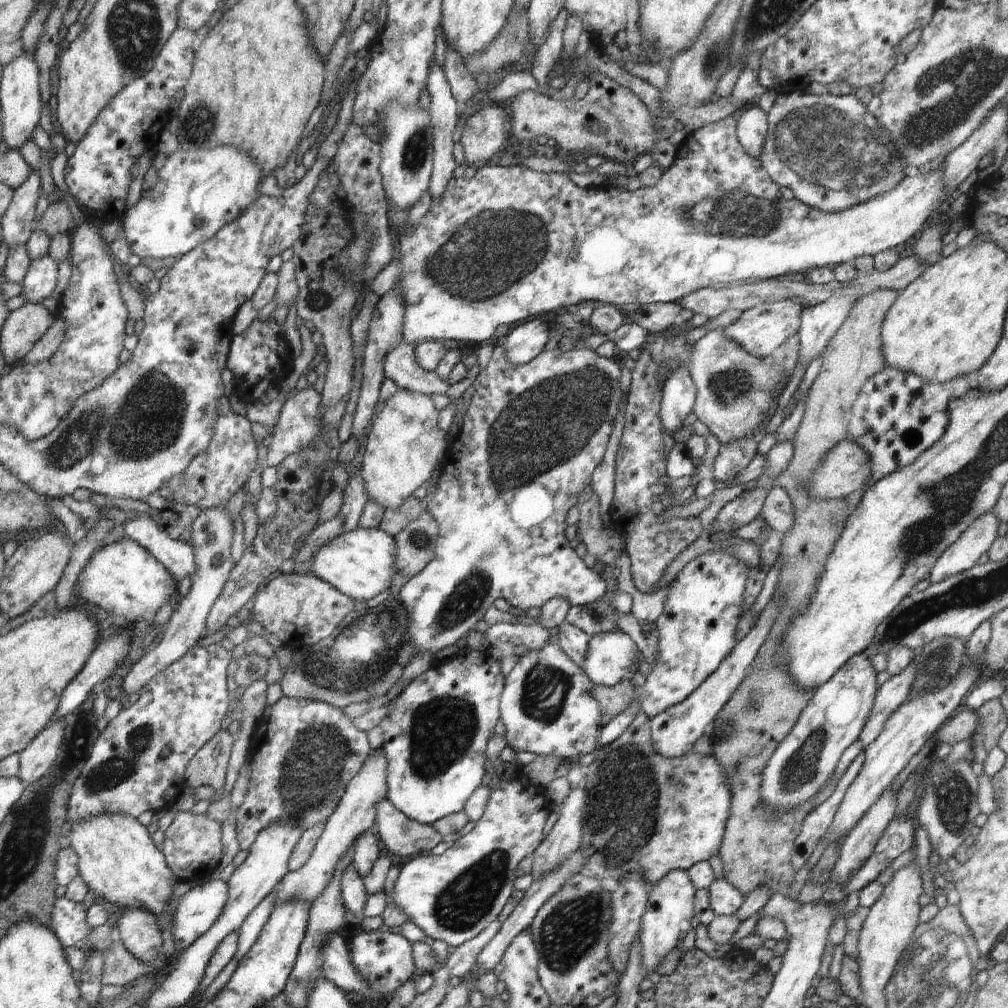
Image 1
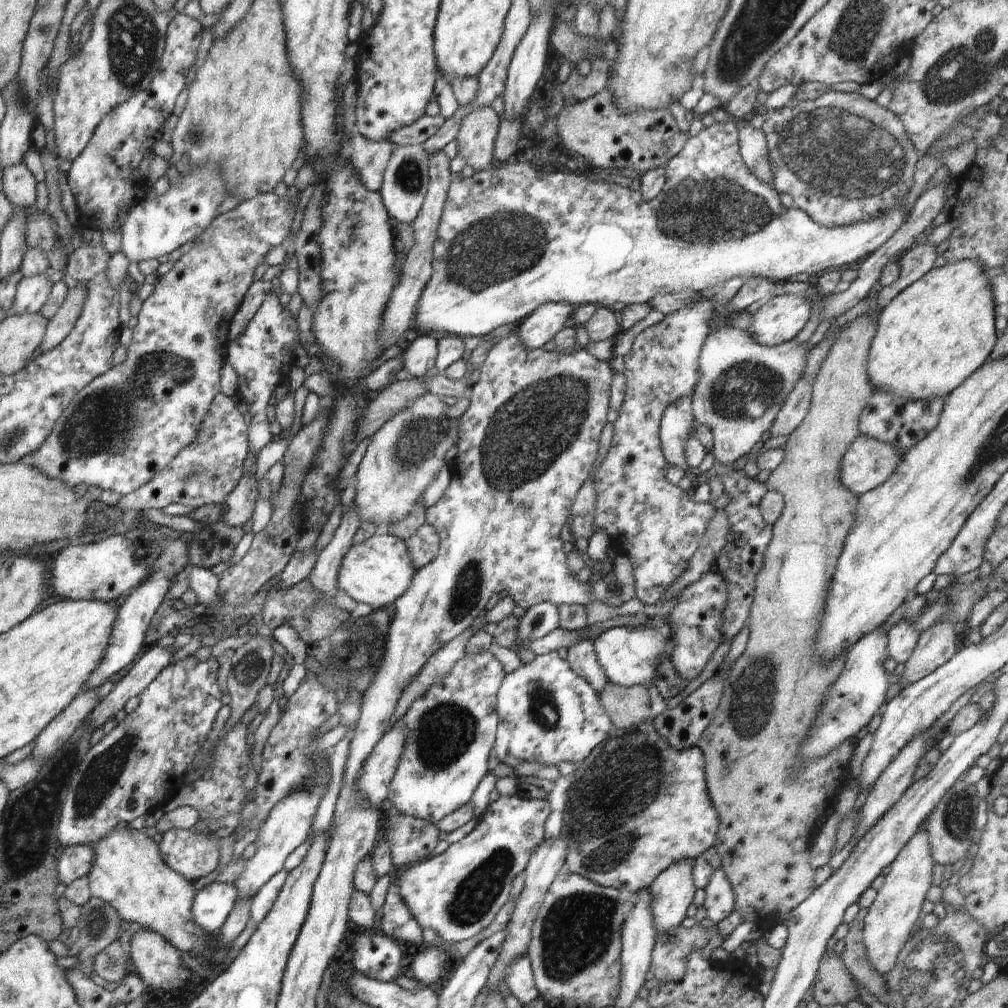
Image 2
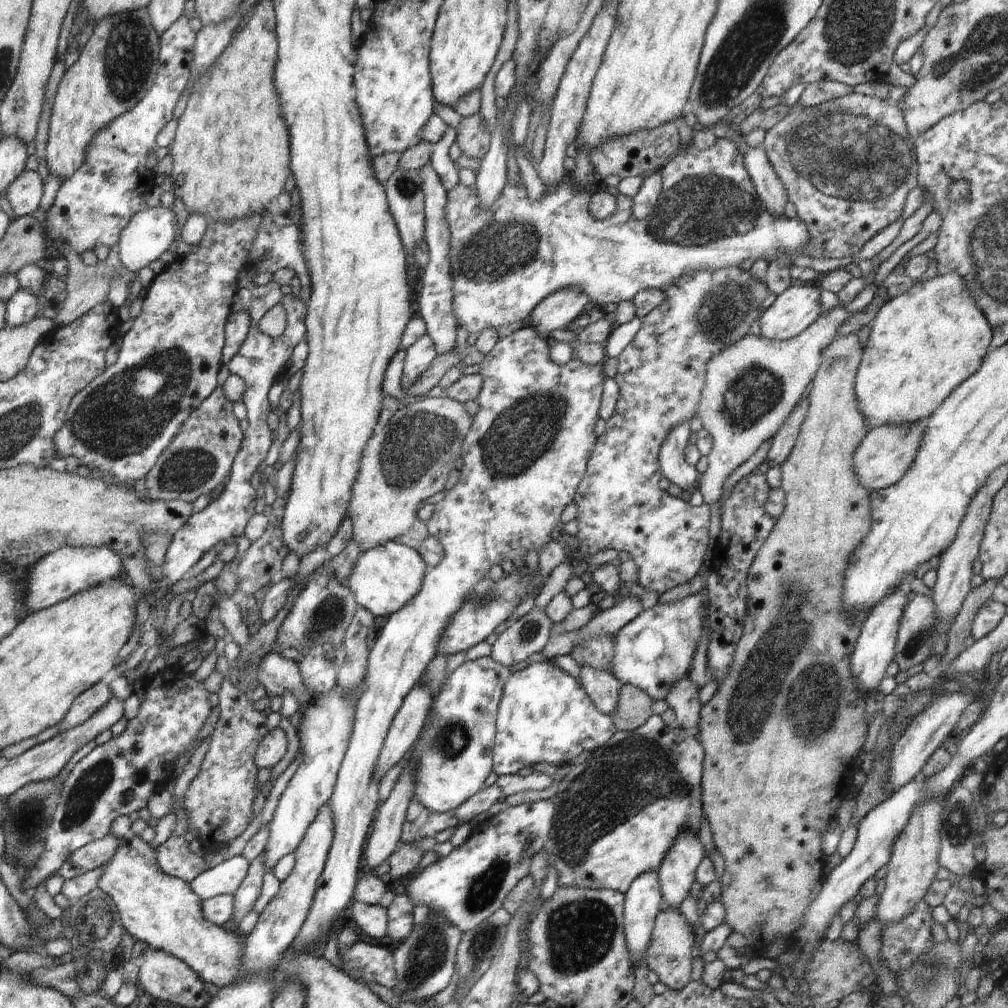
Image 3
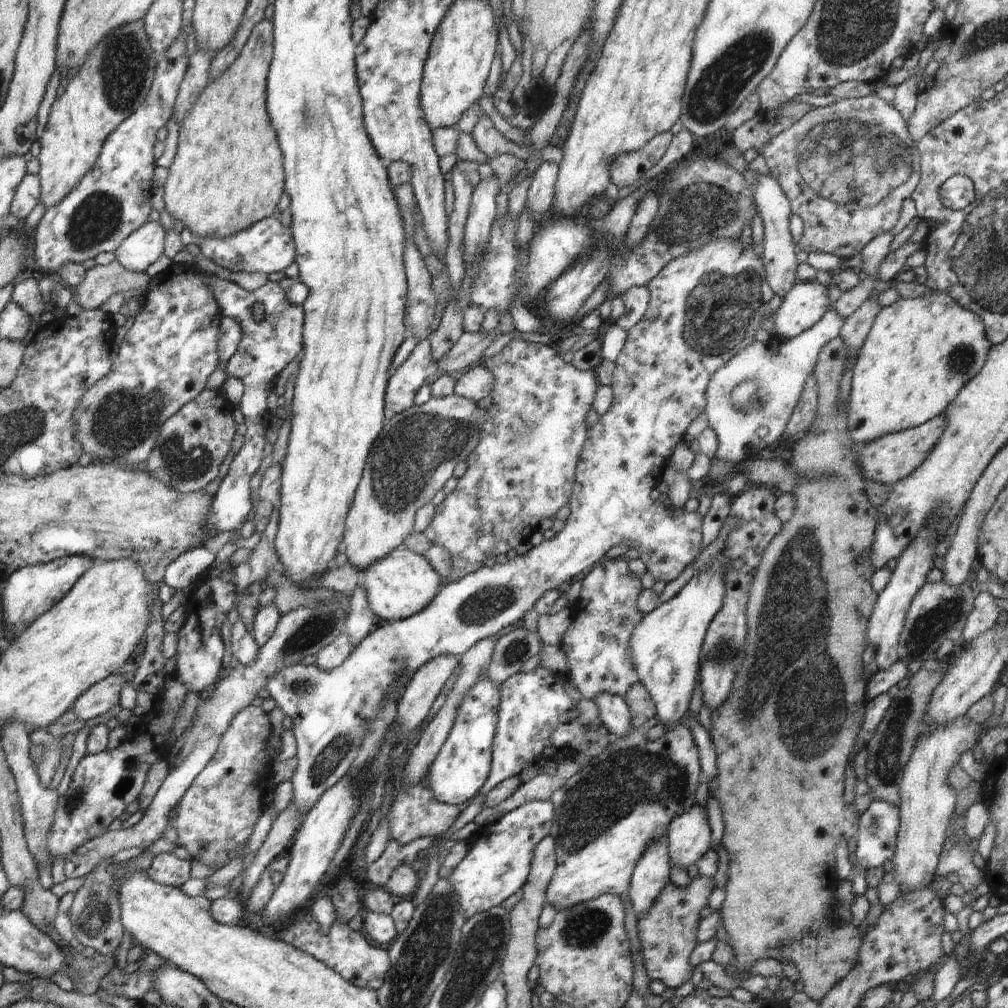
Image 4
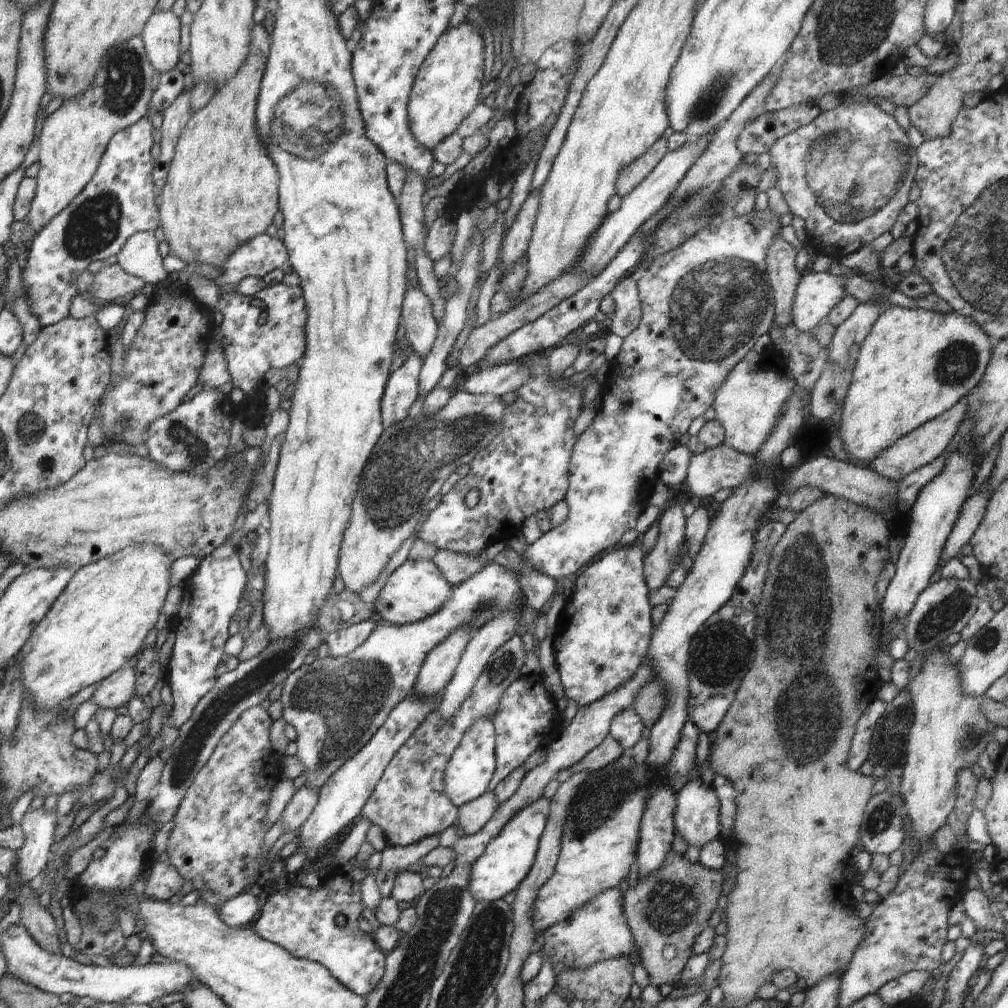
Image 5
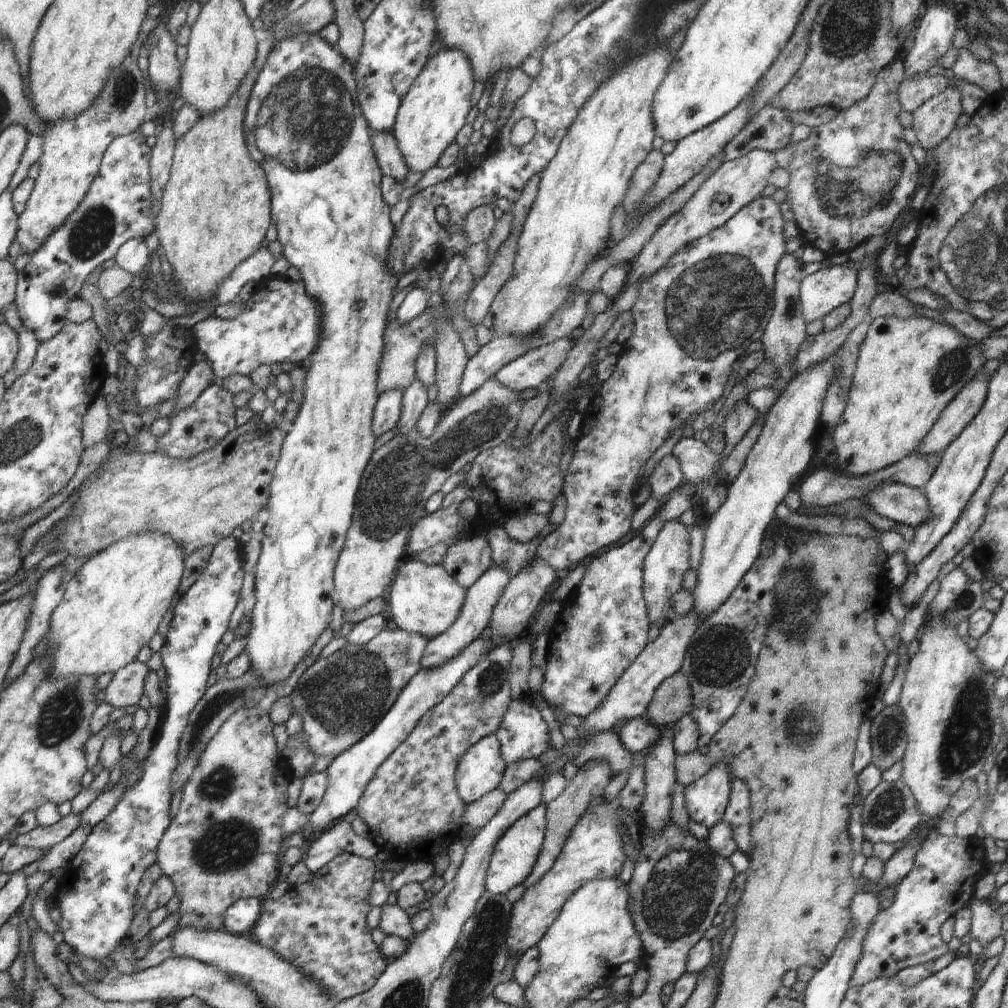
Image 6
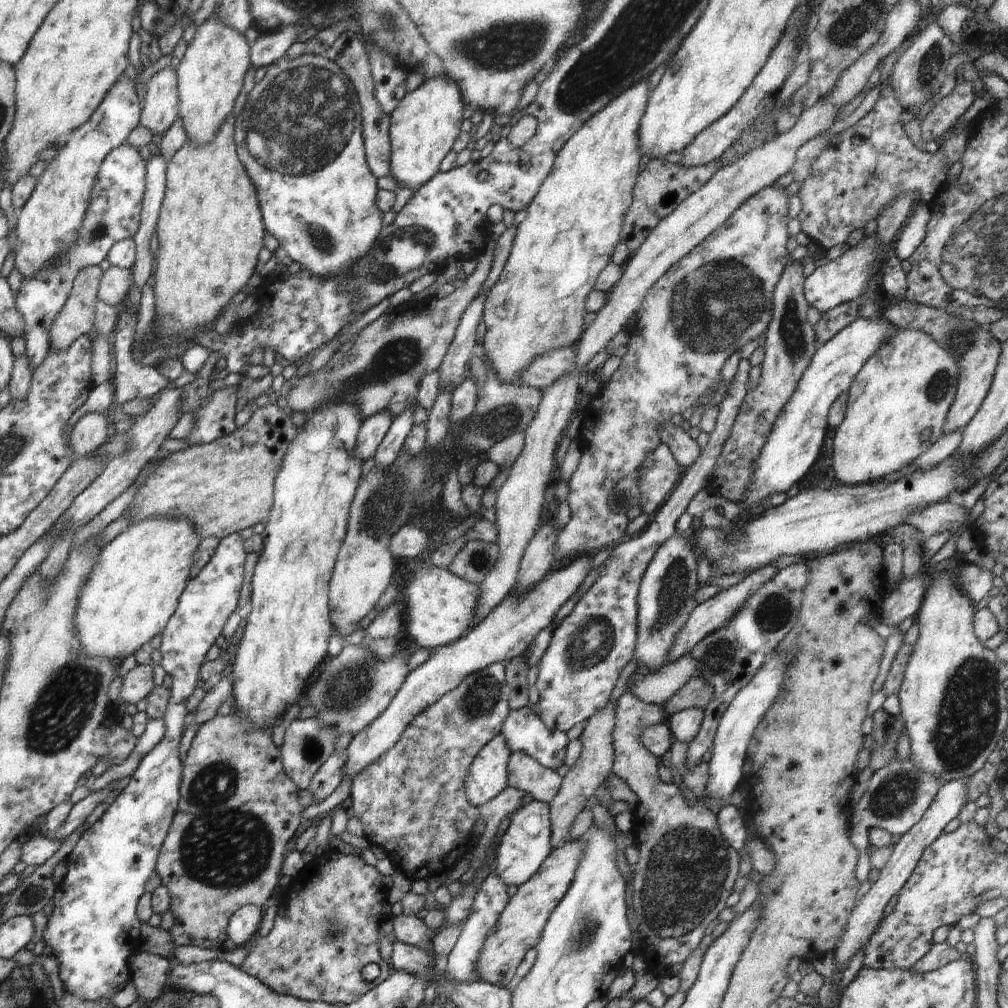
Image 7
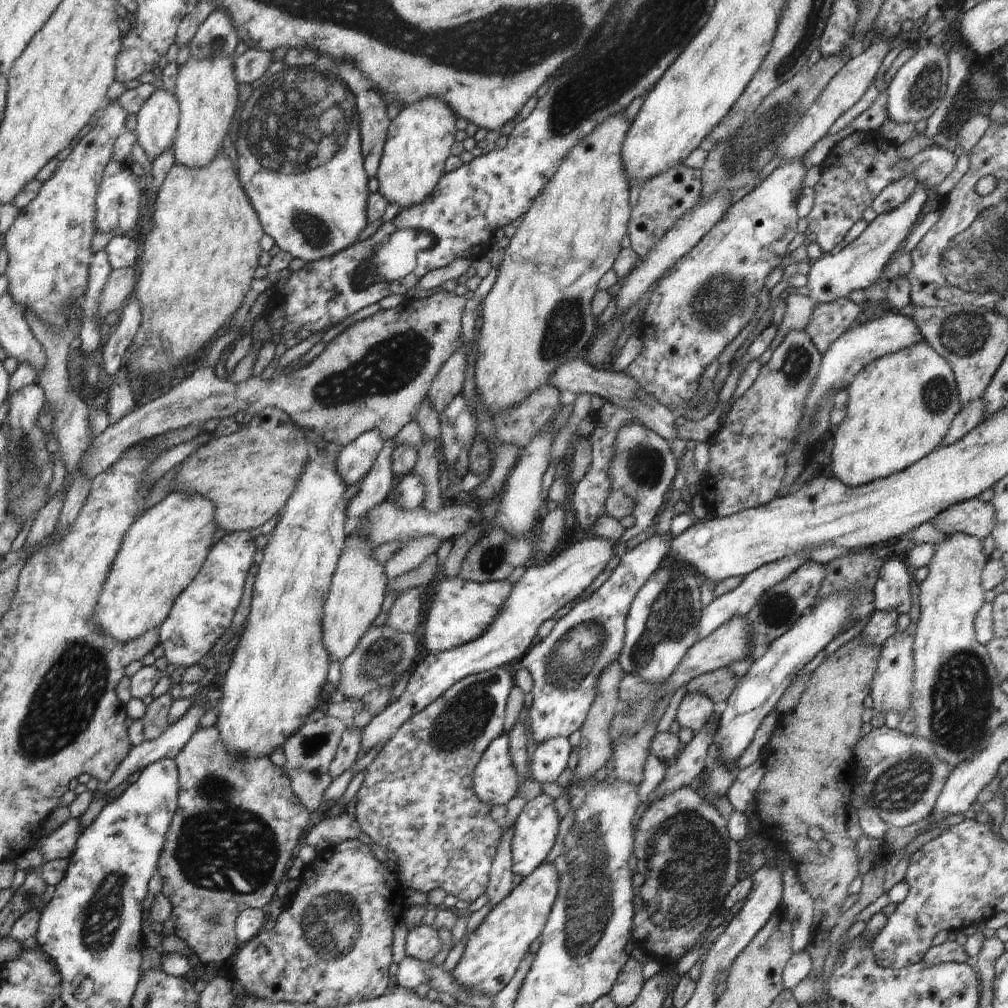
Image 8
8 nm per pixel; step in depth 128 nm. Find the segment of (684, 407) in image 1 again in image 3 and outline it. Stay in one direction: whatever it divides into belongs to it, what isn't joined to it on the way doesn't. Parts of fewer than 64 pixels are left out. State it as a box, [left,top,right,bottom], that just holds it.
[659,421,699,495]

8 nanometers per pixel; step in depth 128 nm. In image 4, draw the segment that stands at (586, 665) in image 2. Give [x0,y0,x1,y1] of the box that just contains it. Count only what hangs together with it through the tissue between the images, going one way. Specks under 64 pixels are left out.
[593,692,635,738]

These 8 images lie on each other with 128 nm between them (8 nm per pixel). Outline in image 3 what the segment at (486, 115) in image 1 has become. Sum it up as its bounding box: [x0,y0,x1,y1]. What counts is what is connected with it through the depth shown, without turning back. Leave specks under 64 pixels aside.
[455,113,491,160]

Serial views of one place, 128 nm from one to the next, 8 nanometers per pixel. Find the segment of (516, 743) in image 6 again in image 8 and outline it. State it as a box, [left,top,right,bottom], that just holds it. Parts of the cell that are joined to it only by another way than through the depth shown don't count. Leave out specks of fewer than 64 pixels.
[531,736,573,784]

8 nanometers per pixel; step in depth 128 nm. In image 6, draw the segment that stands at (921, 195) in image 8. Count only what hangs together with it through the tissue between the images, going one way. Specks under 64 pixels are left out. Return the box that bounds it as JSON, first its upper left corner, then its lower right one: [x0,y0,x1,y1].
[799,262,857,324]

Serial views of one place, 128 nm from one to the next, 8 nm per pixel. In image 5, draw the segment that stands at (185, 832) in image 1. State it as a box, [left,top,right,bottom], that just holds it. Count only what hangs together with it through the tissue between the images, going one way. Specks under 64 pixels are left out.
[144,861,184,901]

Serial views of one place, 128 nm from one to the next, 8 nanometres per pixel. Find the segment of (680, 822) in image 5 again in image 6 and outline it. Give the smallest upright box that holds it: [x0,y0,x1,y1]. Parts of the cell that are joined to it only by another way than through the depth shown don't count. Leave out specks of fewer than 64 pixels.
[684,763,731,829]

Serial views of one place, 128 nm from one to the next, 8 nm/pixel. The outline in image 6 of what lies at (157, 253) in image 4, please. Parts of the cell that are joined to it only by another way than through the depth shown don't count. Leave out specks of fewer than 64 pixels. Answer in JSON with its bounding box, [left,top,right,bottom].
[114,238,151,280]

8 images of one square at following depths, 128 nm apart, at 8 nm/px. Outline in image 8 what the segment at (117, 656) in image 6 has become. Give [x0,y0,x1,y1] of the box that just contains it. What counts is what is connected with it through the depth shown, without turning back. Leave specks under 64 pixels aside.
[94,492,216,642]

